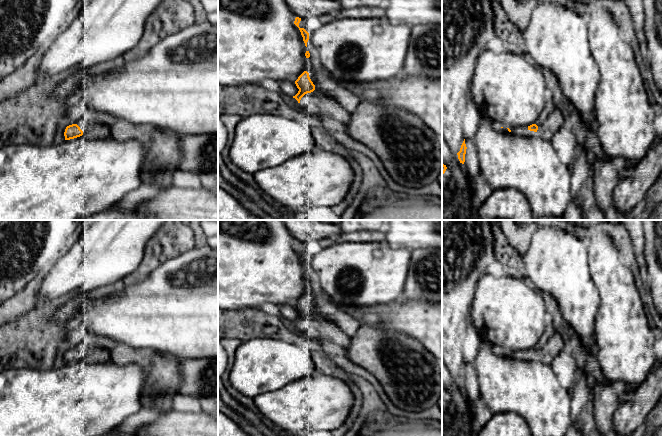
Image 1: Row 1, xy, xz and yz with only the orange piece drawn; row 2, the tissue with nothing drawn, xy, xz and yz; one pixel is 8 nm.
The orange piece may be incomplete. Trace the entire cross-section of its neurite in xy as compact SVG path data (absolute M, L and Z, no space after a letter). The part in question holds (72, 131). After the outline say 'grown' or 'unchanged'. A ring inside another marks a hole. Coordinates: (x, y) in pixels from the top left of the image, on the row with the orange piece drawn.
M85 118L80 119L76 124L67 126L64 132L65 140L74 139L82 135L90 139L105 139L111 137L111 132L109 126L90 122Z; grown

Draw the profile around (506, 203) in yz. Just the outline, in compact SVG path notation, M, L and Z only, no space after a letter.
M514 188L495 189L486 201L479 205L478 220L536 220L530 205L520 191Z

